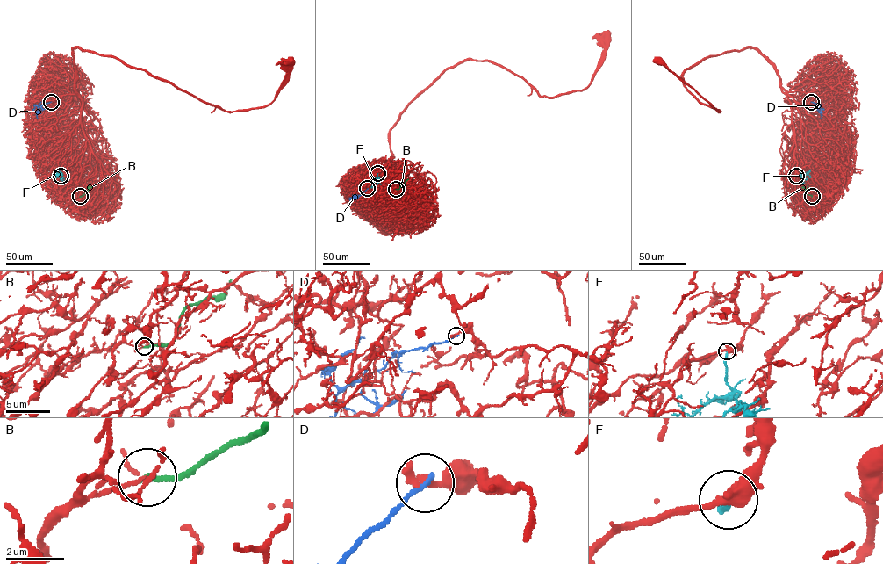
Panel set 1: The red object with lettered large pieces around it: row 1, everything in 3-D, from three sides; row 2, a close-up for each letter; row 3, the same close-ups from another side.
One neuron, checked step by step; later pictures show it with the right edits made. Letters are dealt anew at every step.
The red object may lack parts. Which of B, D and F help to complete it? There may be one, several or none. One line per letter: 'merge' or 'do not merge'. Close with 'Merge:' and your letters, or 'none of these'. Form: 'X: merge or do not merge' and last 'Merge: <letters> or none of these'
B: do not merge
D: do not merge
F: do not merge
Merge: none of these

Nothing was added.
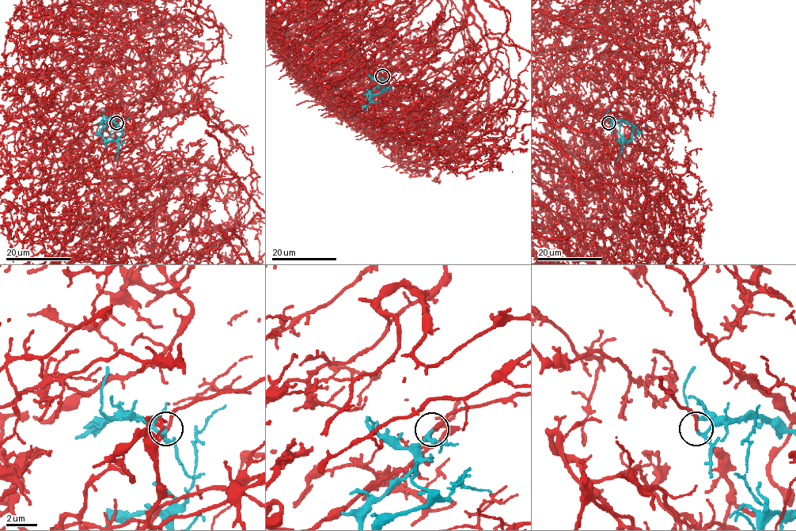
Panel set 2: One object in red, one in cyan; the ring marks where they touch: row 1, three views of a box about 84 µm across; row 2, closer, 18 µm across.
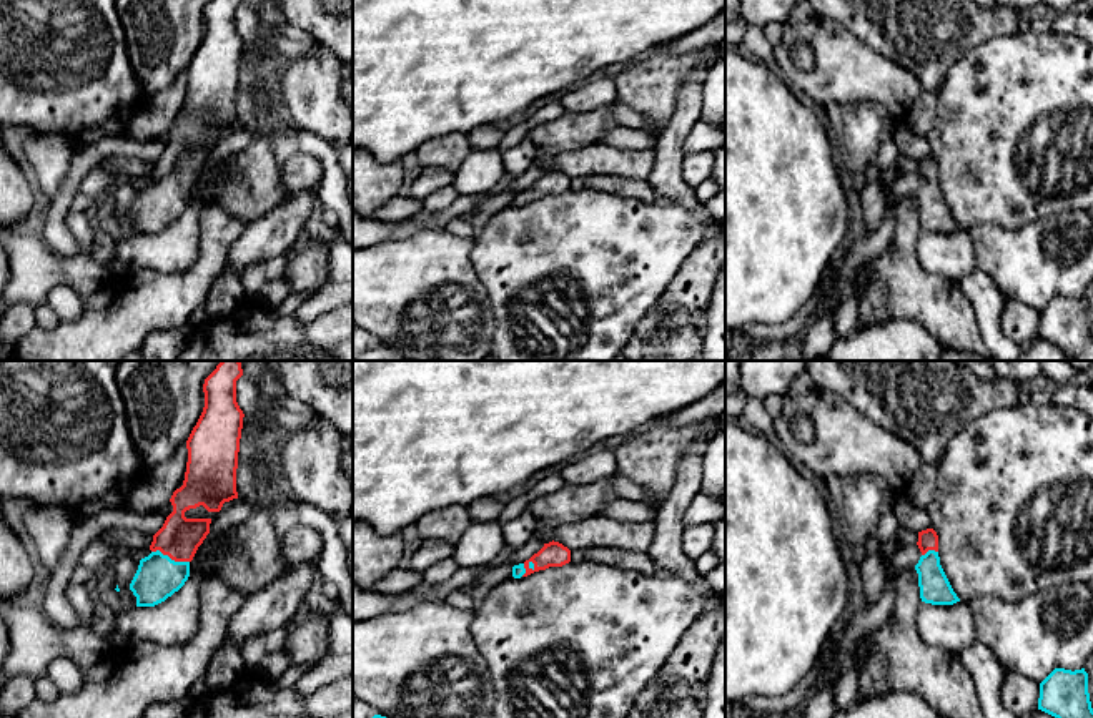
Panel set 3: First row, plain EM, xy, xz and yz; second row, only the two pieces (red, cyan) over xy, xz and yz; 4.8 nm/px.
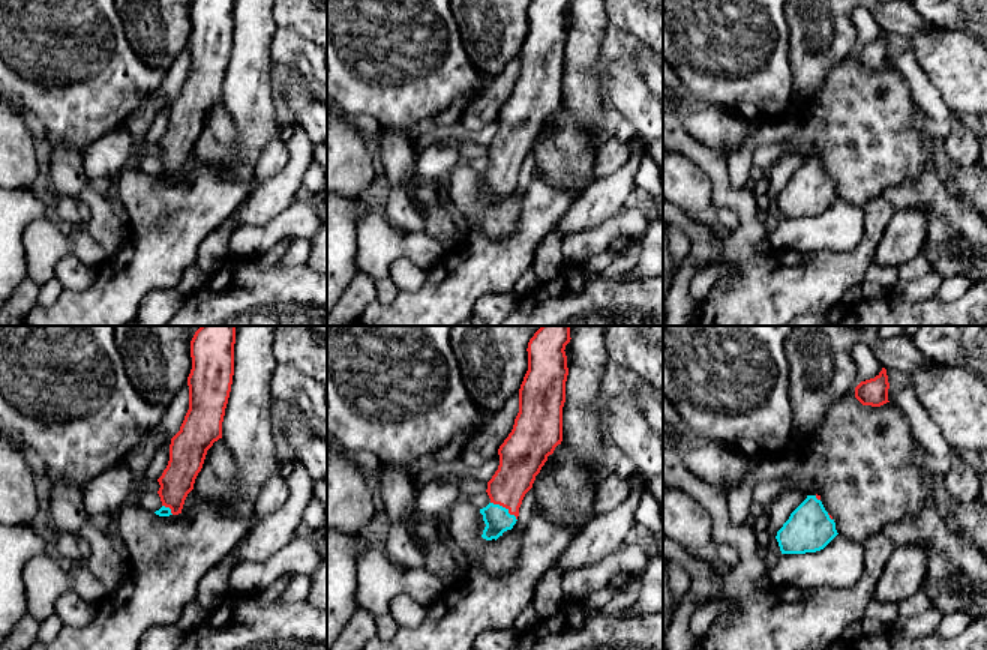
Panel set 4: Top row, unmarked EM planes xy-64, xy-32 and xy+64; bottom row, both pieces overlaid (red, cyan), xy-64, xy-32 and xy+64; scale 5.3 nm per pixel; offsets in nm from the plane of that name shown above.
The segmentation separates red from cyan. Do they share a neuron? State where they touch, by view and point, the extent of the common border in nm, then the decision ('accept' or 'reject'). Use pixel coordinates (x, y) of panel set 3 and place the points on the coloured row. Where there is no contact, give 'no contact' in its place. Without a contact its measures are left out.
xy (170, 557) | 190 nm | accept

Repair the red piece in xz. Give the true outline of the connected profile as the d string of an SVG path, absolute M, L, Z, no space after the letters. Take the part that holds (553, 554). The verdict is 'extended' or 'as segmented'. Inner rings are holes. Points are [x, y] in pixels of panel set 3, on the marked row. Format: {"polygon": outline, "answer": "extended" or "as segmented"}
{"polygon": "M559 542L544 543L544 547L534 553L524 563L512 567L512 577L521 578L534 572L546 570L549 567L562 567L571 562L571 550Z", "answer": "extended"}

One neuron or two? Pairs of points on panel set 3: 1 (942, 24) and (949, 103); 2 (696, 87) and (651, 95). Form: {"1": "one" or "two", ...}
{"1": "two", "2": "two"}

